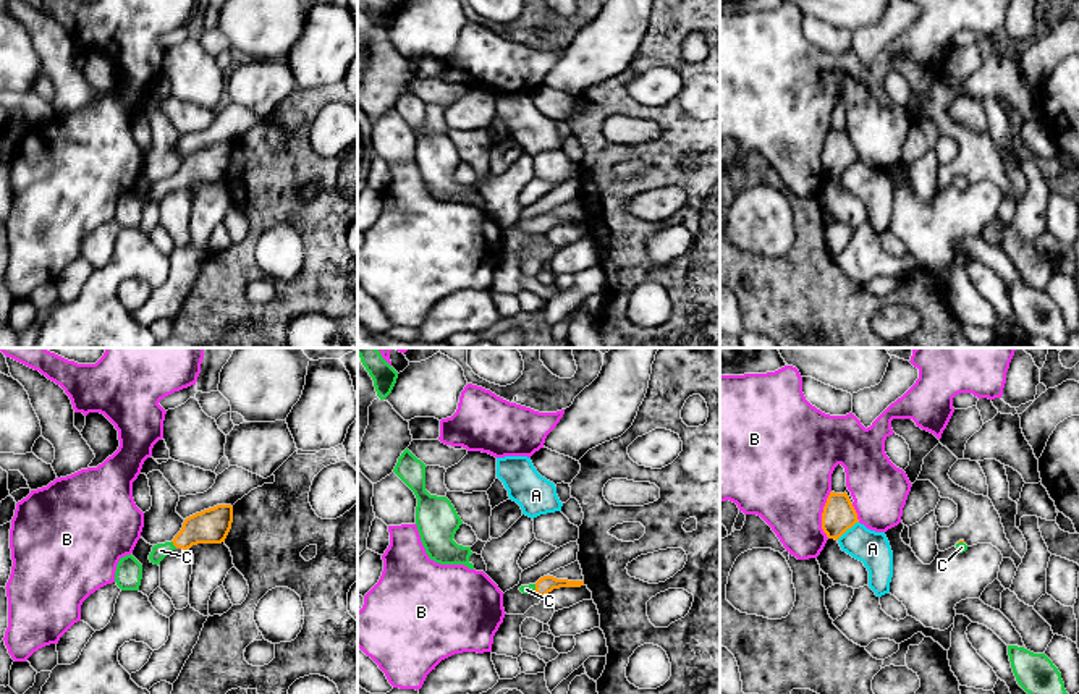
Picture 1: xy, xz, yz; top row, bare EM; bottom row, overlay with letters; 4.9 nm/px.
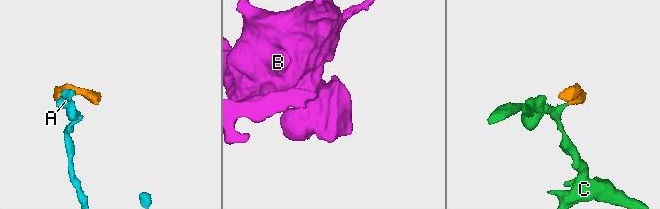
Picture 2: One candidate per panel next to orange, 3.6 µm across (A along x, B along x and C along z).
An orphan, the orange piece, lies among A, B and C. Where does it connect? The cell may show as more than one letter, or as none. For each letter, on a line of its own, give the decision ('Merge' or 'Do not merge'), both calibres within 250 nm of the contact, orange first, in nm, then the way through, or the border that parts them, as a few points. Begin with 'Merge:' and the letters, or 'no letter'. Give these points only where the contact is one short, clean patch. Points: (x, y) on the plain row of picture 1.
Merge: C
A: Do not merge. Thickness 160 nm (orange) against 170 nm. Boundary: yz (858, 159), (837, 177)
B: Do not merge. Thickness 160 nm (orange) against 440 nm. Boundary: yz (830, 128), (822, 151), (822, 169), (827, 175)
C: Merge. Thickness 180 nm (orange) against 80 nm. Path across: xy (211, 164), (199, 165), (173, 181), (160, 188)

